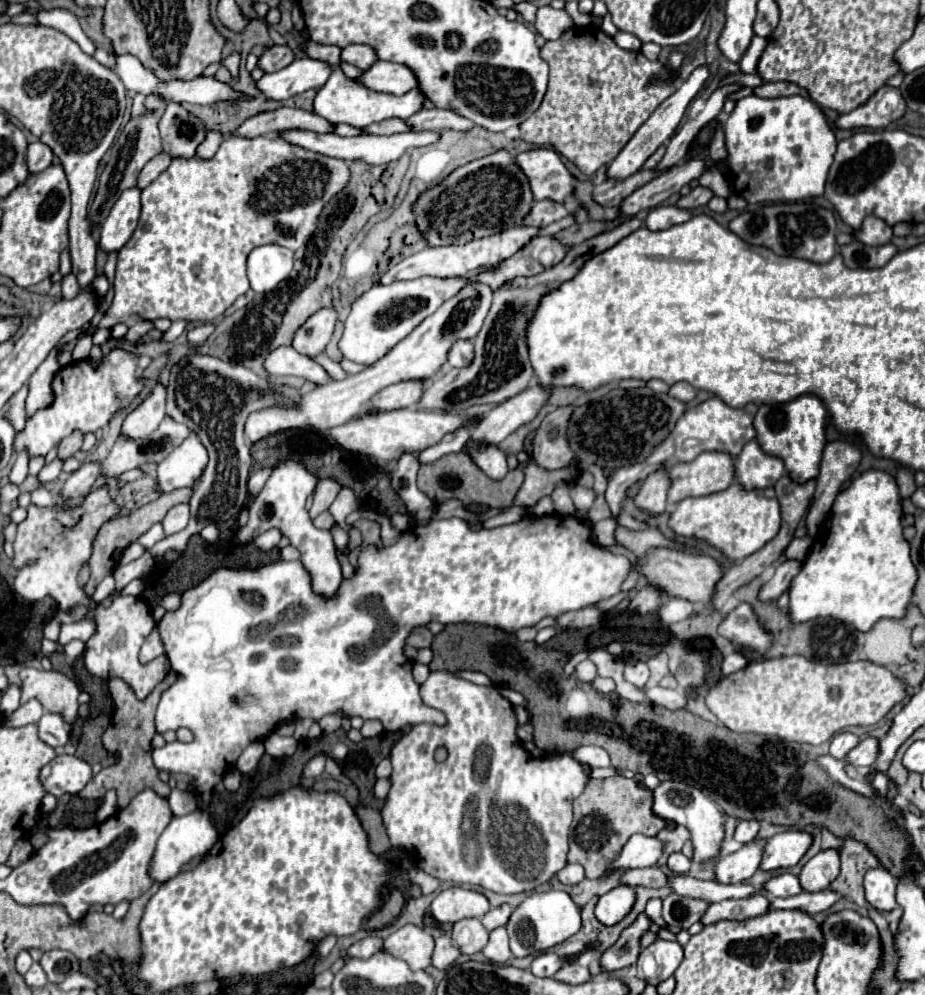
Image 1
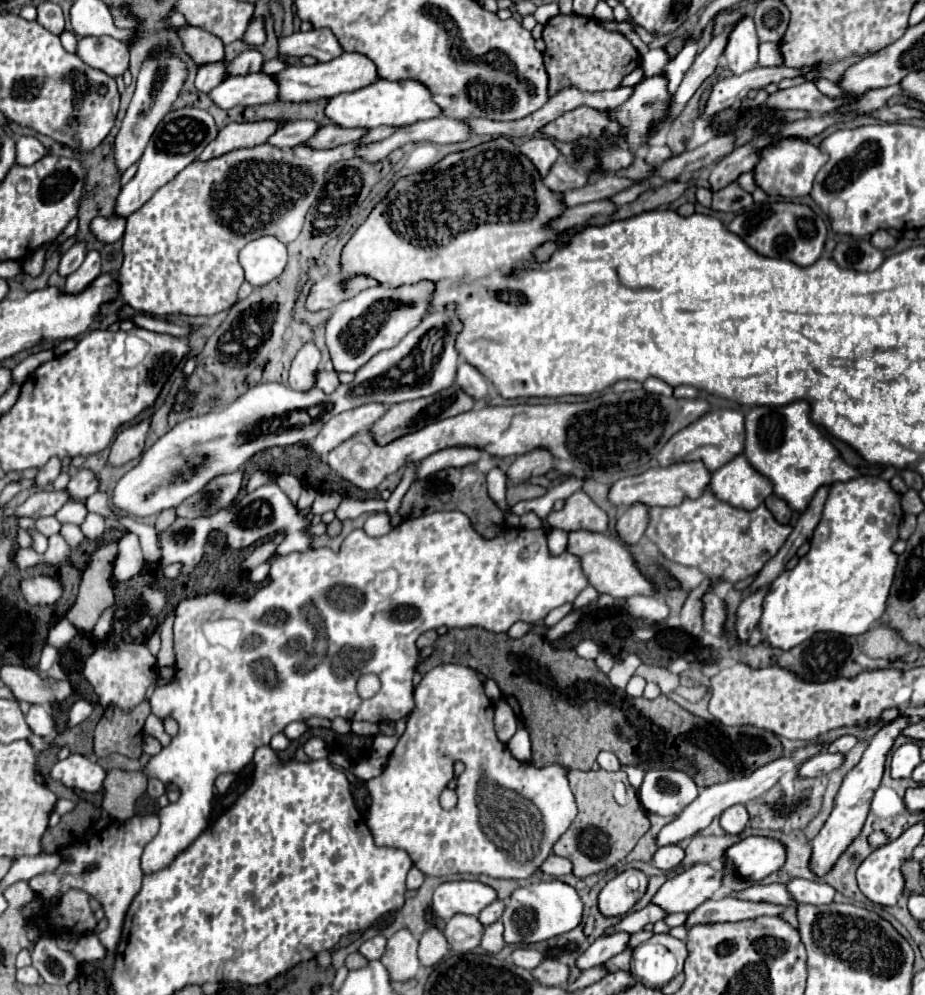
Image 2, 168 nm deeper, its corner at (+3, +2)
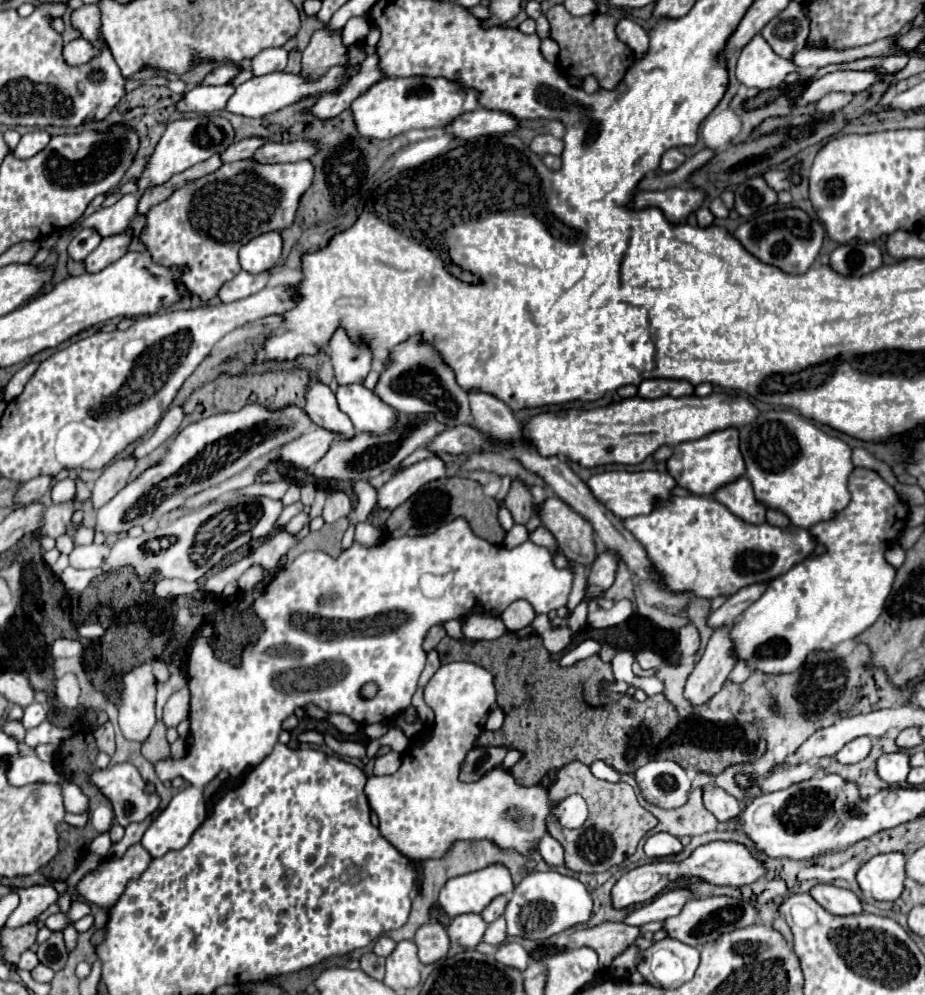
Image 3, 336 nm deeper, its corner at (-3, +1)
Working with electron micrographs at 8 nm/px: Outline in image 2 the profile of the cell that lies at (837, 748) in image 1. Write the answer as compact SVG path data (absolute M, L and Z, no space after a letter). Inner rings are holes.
M840 736L836 738L830 746L828 746L828 752L838 752L838 754L846 754L850 752L854 746L856 746L856 736Z

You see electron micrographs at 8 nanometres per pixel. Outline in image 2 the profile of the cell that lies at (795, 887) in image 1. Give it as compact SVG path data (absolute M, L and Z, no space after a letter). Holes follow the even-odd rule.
M796 878L788 882L786 888L794 900L806 902L806 904L830 904L836 894L832 886L816 882L816 880L804 880L804 878Z

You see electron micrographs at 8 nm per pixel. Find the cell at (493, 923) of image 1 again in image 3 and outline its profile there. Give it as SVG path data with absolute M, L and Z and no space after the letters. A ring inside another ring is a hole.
M500 895L500 897L496 897L484 911L482 911L482 919L486 921L486 923L492 923L494 919L498 919L500 915L504 915L504 911L506 911L506 905L508 905L508 897L506 895Z

